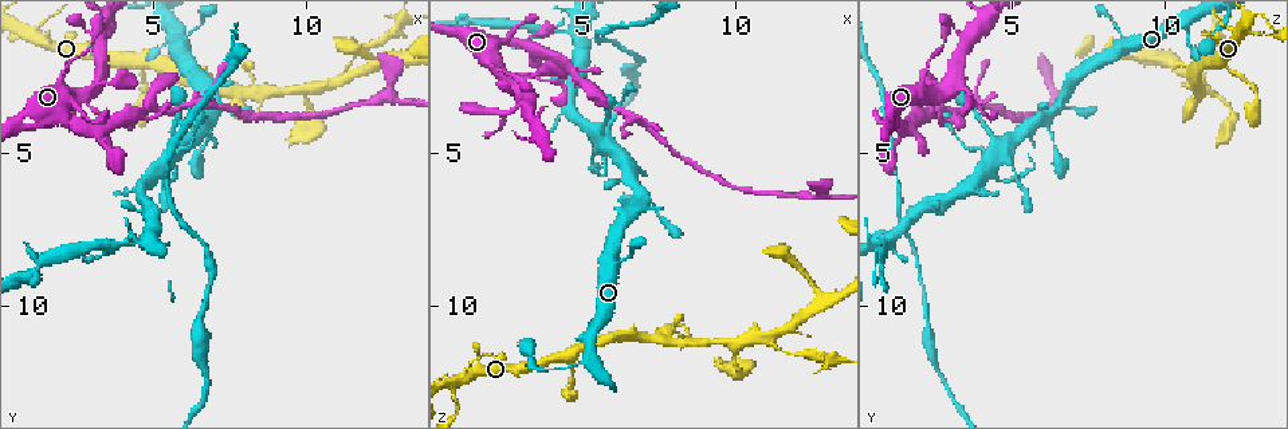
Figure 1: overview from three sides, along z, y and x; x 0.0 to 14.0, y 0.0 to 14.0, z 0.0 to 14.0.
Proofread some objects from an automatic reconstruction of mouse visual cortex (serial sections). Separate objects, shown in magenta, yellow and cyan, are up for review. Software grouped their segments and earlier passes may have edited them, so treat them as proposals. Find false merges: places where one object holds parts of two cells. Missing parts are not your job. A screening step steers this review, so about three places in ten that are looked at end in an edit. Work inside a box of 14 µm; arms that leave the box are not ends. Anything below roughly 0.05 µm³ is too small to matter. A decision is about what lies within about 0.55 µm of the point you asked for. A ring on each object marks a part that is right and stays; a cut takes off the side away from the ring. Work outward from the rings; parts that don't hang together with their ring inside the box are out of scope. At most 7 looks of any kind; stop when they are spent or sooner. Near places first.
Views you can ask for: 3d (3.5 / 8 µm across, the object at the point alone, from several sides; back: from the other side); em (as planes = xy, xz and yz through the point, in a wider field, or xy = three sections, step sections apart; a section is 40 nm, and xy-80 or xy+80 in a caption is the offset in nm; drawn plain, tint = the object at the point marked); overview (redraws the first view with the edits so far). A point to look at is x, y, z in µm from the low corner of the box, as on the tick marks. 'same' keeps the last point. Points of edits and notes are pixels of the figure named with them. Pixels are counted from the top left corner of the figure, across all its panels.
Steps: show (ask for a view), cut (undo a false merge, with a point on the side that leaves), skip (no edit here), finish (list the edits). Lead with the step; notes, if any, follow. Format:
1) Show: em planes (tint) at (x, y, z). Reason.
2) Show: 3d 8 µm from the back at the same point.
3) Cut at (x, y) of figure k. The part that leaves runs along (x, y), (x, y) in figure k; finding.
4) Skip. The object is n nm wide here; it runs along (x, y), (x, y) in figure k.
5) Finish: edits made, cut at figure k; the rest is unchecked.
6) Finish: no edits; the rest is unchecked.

Show: 3d 3.5 µm at (2.3, 4.0, 1.3). Narrows sharply.

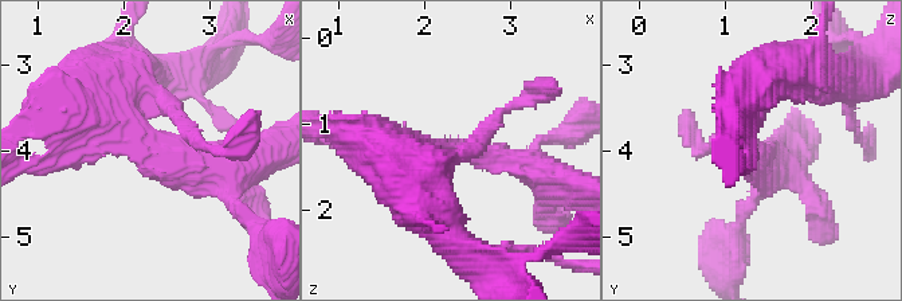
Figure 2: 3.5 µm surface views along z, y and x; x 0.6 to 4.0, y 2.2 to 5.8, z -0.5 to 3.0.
Show: em xy step 1 (tint) at (2.35, 4.00, 1.30). The arms are 300, 450 nm wide.

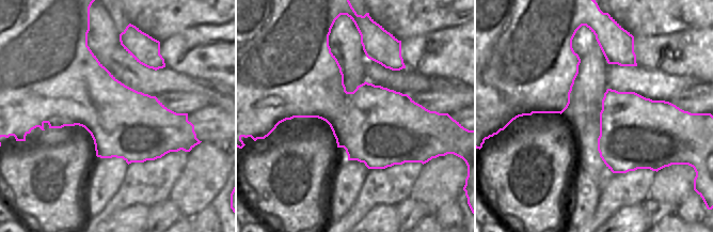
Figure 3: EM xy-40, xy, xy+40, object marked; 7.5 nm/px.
Skip. The object is 600 nm wide here; it runs along (90, 85), (156, 151), (239, 167) in figure 2; one cell here.

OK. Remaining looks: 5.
Show: 3d 3.5 µm at (6.3, 3.4, 3.8). Branch point.

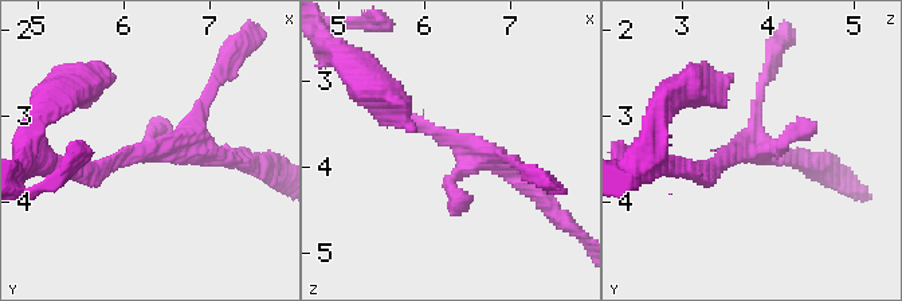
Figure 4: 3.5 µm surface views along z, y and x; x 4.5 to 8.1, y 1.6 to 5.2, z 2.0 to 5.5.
Show: em xy step 1 (tint) at (6.40, 3.45, 3.80).

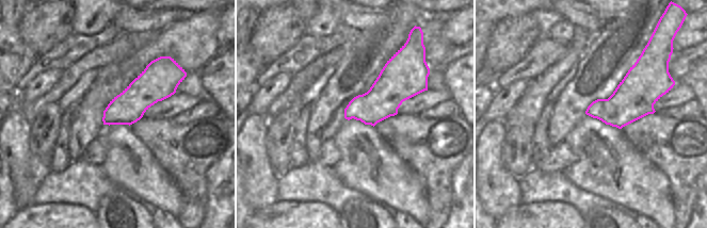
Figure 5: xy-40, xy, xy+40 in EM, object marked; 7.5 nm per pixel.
Skip. The object is 260 nm wide here; it runs along (385, 100), (538, 194) in figure 4; one cell here.

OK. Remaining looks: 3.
Show: 3d 3.5 µm from the back at (11.0, 2.8, 11.0). Small branch off a trunk.

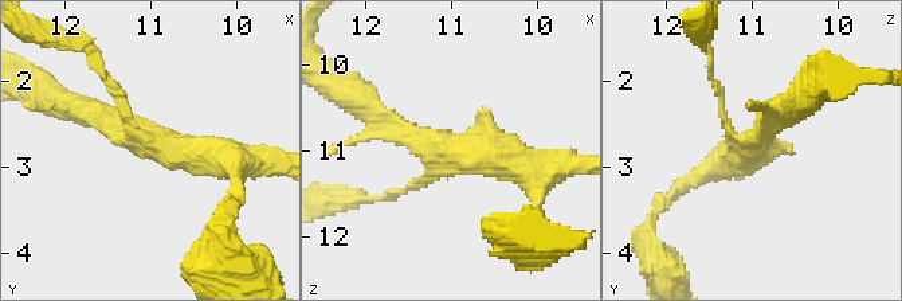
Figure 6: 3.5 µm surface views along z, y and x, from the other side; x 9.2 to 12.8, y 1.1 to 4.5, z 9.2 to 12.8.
Show: em xy step 3 (tint) at (11.00, 2.75, 11.00).

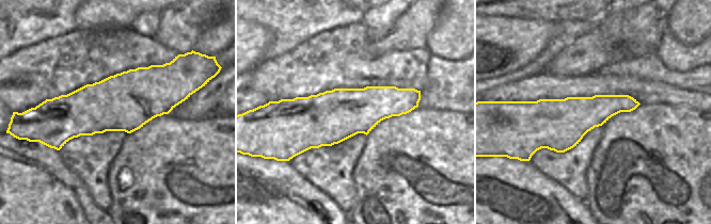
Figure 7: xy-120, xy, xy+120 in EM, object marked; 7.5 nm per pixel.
Skip. Continuous, no second cell.

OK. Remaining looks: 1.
Finish: no edits; the rest is unchecked.

